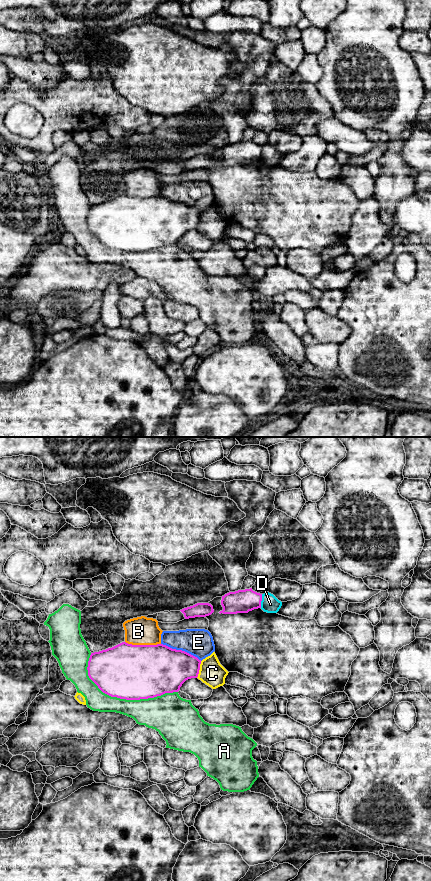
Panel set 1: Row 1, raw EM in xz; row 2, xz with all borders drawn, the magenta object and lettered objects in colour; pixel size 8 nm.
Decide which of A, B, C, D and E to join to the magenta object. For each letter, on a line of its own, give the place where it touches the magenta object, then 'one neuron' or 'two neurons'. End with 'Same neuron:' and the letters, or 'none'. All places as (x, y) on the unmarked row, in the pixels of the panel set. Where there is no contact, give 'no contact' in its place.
A: meets magenta in xz at (122, 250); two neurons
B: meets magenta in xz at (143, 197); two neurons
C: meets magenta in xz at (199, 221); two neurons
D: meets magenta in xz at (261, 152); two neurons
E: meets magenta in xz at (181, 202); two neurons
Same neuron: none

